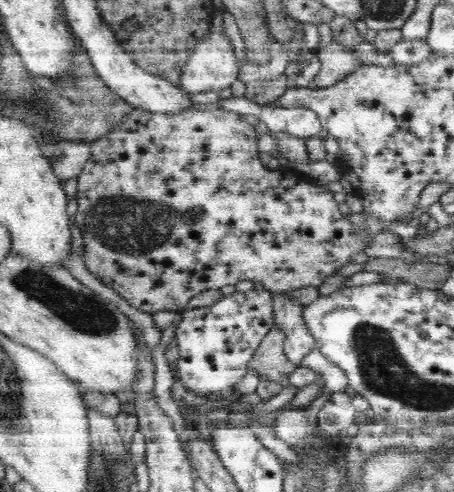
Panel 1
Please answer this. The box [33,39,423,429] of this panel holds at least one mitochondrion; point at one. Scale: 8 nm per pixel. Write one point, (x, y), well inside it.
(126, 225)

